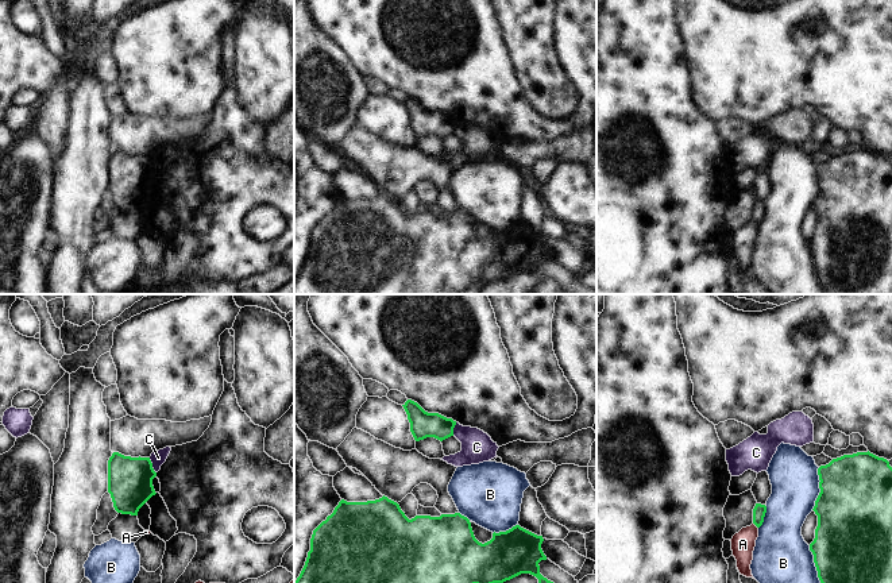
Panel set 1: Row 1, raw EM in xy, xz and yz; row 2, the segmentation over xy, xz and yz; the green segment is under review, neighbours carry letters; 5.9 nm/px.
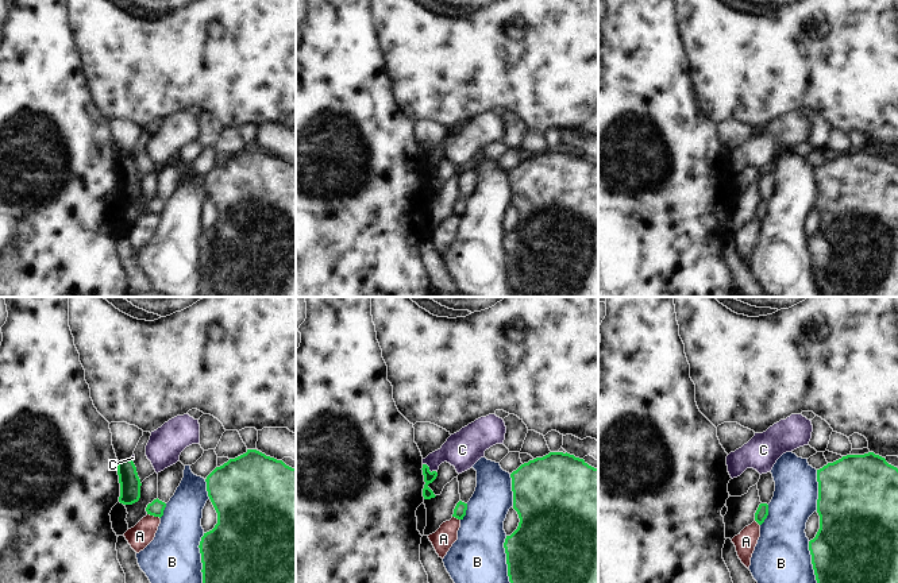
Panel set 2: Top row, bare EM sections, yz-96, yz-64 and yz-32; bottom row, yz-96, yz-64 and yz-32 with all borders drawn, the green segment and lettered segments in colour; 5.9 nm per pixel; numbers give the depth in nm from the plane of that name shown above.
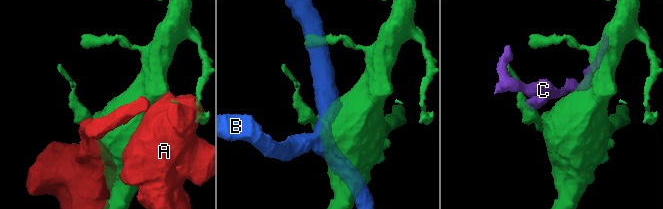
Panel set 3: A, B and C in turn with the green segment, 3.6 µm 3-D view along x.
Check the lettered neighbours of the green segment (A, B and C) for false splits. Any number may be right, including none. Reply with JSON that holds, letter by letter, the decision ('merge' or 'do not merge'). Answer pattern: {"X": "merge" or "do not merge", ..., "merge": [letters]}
{"A": "do not merge", "B": "do not merge", "C": "do not merge", "merge": []}

